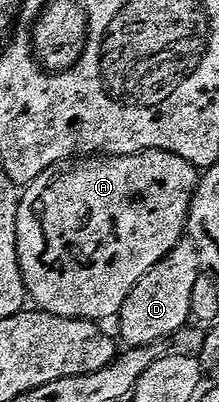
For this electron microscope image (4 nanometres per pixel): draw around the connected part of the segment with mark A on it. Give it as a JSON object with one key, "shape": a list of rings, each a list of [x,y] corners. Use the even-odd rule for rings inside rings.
{"shape":[[[133,152],[130,156],[107,156],[105,154],[87,154],[81,158],[71,158],[68,160],[58,160],[52,166],[48,166],[31,184],[25,185],[21,189],[18,198],[18,209],[16,210],[16,250],[18,251],[18,261],[22,271],[22,281],[26,287],[29,299],[35,300],[37,307],[44,312],[51,312],[57,316],[76,316],[84,320],[102,322],[105,316],[117,317],[120,306],[124,298],[128,298],[128,290],[140,282],[140,278],[176,242],[183,239],[186,230],[186,215],[190,199],[194,193],[194,187],[198,184],[199,169],[193,164],[189,164],[184,158],[180,158],[171,152]]]}

